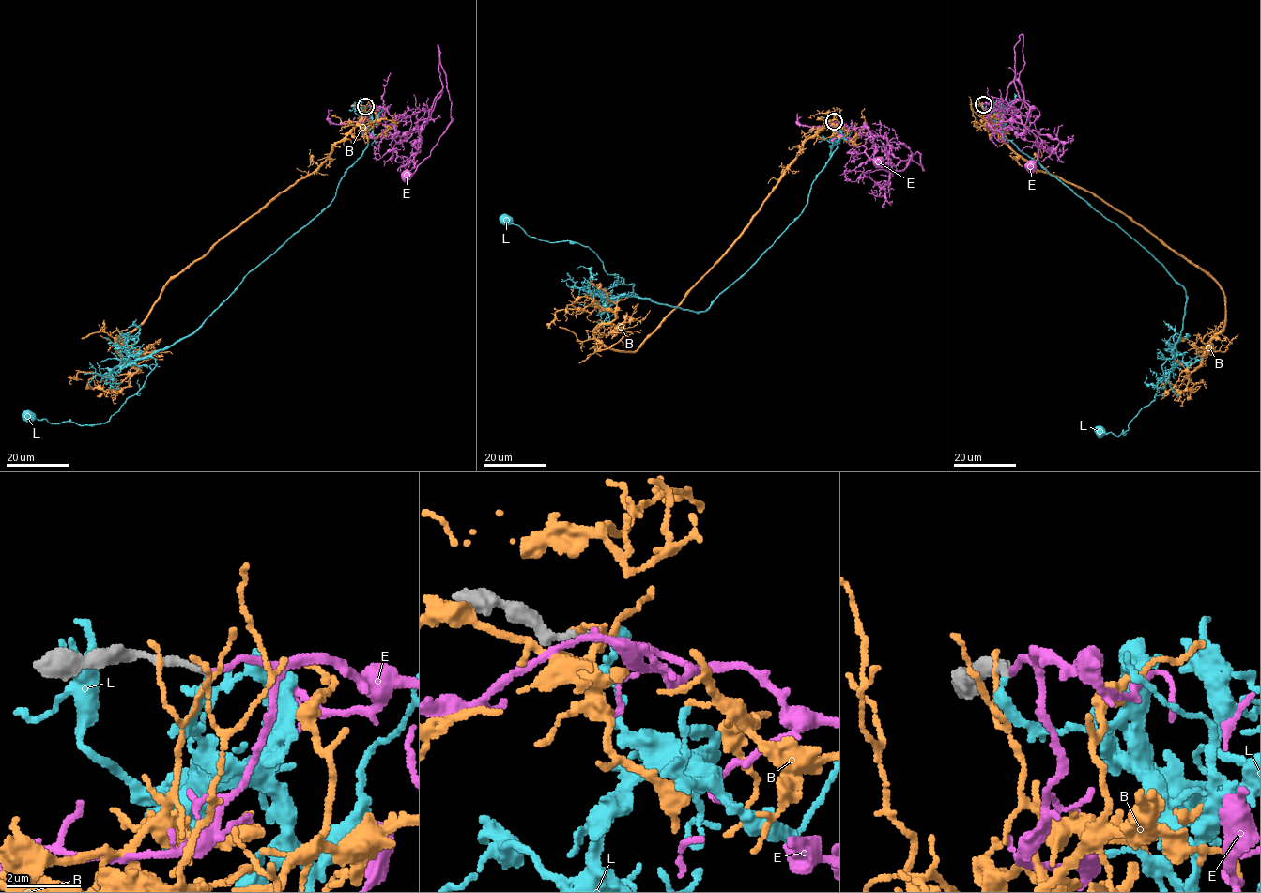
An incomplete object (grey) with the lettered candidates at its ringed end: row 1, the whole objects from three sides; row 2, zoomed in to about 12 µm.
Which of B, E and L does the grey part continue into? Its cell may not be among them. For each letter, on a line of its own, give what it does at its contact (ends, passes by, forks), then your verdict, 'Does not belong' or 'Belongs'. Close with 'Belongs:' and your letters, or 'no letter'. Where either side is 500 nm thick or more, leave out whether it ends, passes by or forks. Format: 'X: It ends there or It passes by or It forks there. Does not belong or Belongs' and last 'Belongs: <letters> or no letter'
B: It ends there. Does not belong
E: It ends there. Belongs
L: It ends there. Does not belong
Belongs: E

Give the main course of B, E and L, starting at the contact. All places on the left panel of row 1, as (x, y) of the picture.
B: (361, 105), (359, 122), (315, 171), (177, 273), (150, 313), (116, 341), (134, 373), (80, 372), (71, 384)
E: (365, 106), (402, 117), (432, 109), (442, 88), (438, 46), (451, 123), (430, 154), (407, 175)
L: (365, 107), (371, 136), (335, 196), (194, 331), (153, 354), (144, 385), (106, 422), (51, 424), (28, 415)

